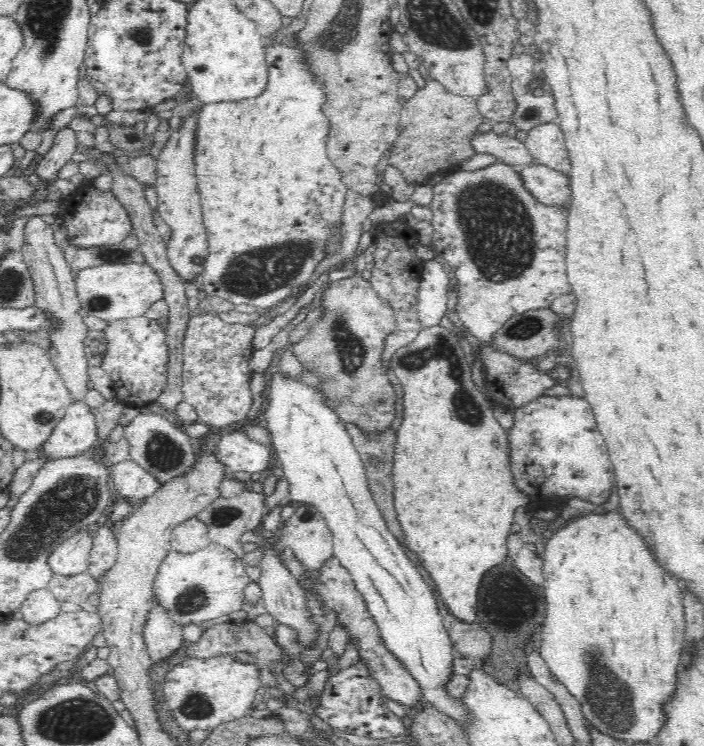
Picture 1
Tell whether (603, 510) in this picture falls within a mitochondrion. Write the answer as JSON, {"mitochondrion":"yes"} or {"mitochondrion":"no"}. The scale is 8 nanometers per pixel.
{"mitochondrion":"no"}

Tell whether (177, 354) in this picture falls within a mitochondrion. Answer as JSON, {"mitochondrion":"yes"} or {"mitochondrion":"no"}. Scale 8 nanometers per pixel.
{"mitochondrion":"no"}

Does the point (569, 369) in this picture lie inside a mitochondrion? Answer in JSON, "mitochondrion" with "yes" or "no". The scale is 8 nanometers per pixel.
{"mitochondrion":"no"}

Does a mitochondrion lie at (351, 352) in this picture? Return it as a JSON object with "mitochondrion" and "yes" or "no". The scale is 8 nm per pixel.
{"mitochondrion":"yes"}

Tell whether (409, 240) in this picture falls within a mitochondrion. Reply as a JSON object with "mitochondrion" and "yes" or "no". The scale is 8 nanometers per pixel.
{"mitochondrion":"no"}

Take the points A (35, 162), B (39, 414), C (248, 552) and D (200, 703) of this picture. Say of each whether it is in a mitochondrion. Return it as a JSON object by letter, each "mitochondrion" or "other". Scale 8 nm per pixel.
{"A":"other","B":"mitochondrion","C":"other","D":"mitochondrion"}

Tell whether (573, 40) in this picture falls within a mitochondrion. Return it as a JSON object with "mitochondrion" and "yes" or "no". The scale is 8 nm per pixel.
{"mitochondrion":"no"}

